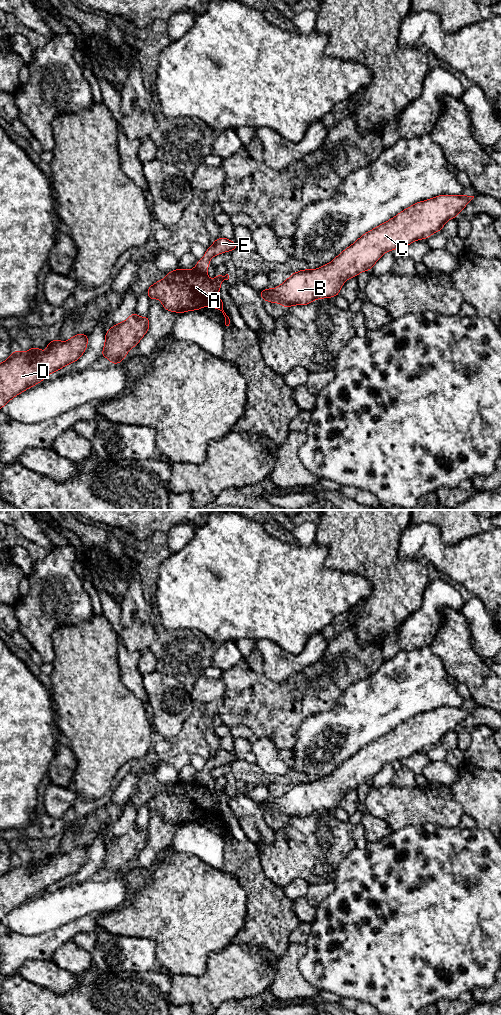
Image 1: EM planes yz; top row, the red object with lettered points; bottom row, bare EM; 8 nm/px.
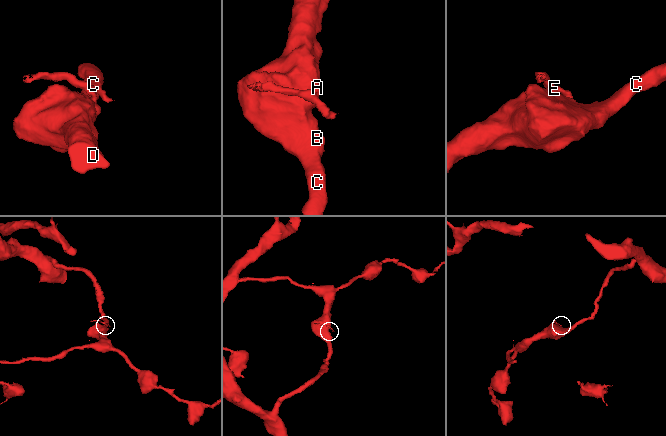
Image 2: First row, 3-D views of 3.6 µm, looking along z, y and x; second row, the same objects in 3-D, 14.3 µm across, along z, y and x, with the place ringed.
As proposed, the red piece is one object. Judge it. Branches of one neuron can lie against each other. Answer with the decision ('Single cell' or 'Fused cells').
Fused cells

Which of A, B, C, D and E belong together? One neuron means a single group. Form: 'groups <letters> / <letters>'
groups A B C D / E

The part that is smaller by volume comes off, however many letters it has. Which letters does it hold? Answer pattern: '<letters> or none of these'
E

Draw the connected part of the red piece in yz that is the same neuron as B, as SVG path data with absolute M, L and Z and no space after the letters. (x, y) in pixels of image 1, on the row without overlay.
M464 706L460 708L440 707L426 713L417 714L389 733L363 746L332 774L318 781L306 781L293 785L277 800L260 803L260 808L262 812L282 816L285 821L291 817L307 817L319 810L336 809L347 791L357 789L362 783L370 783L377 772L387 763L392 763L395 760L401 761L415 752L427 751L433 745L442 742L446 733L456 730L473 710L474 708Z

